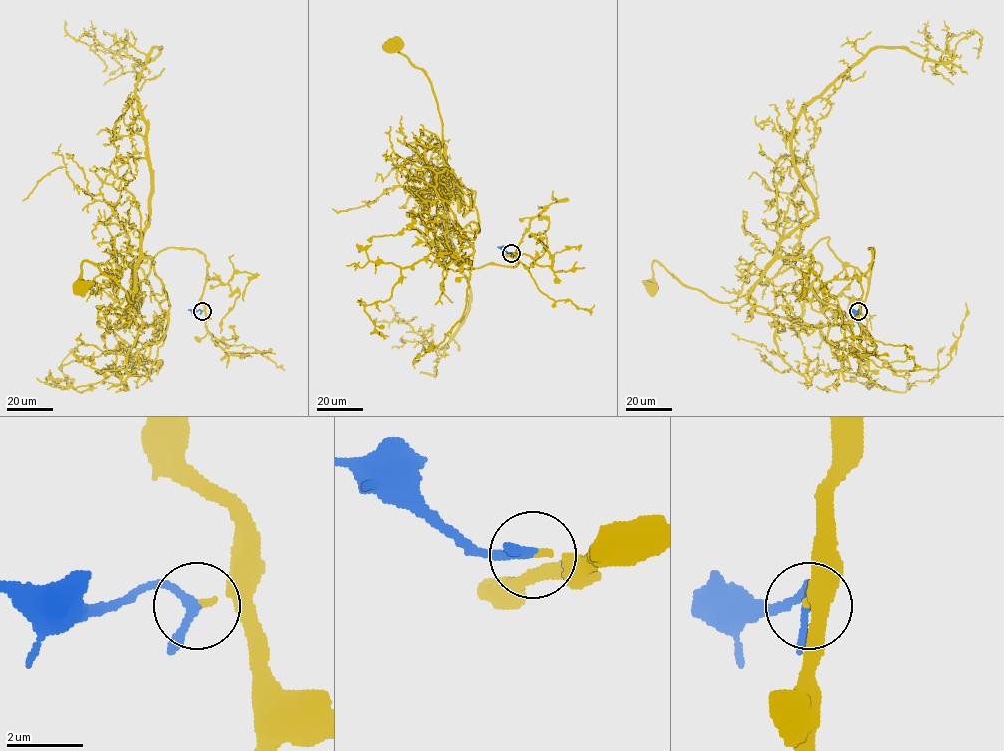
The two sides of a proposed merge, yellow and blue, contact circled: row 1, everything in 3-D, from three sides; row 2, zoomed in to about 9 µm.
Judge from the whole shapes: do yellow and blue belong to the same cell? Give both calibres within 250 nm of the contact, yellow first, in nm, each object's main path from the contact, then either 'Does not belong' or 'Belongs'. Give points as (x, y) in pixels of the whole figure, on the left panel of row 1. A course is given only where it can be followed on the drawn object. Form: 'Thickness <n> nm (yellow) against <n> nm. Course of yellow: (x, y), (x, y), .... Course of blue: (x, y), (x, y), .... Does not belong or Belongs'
Thickness 130 nm (yellow) against 180 nm. Course of yellow: (201, 311), (207, 263), (196, 250), (153, 258), (160, 323), (118, 315), (133, 293), (89, 261), (80, 286). Course of blue: (201, 311), (188, 310). Belongs

